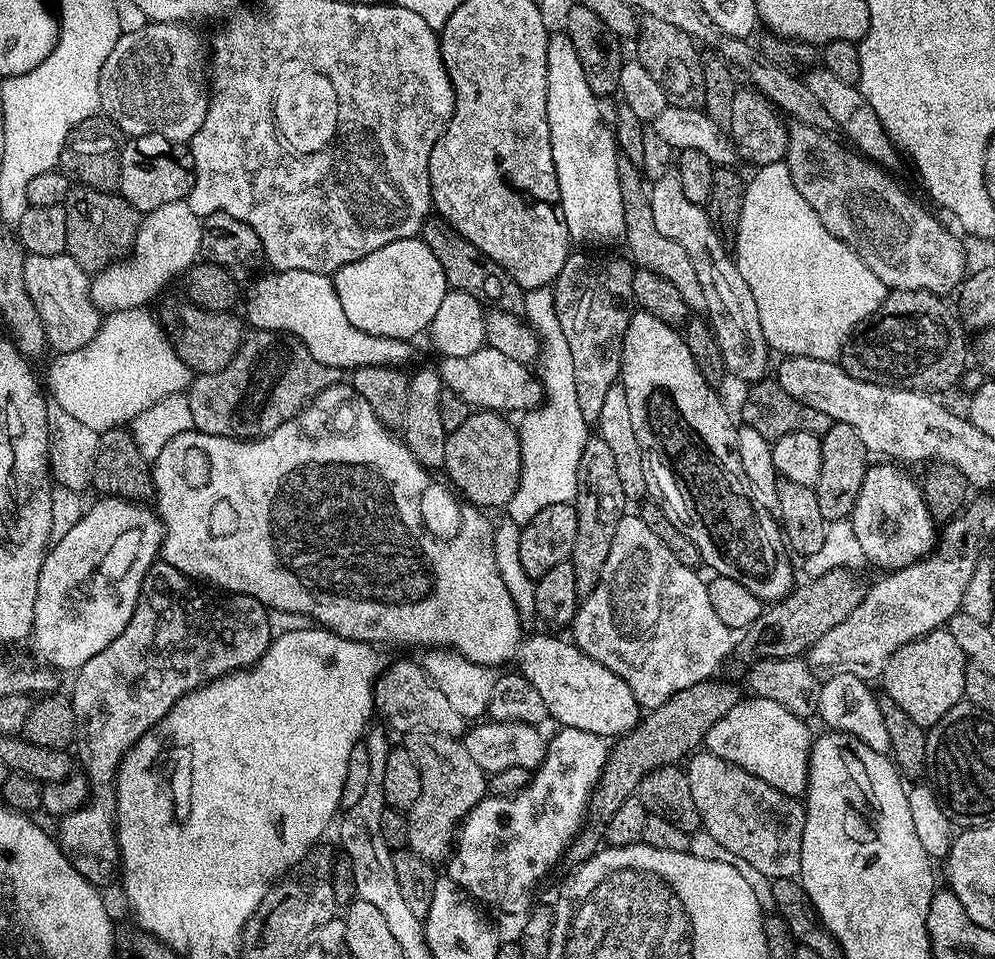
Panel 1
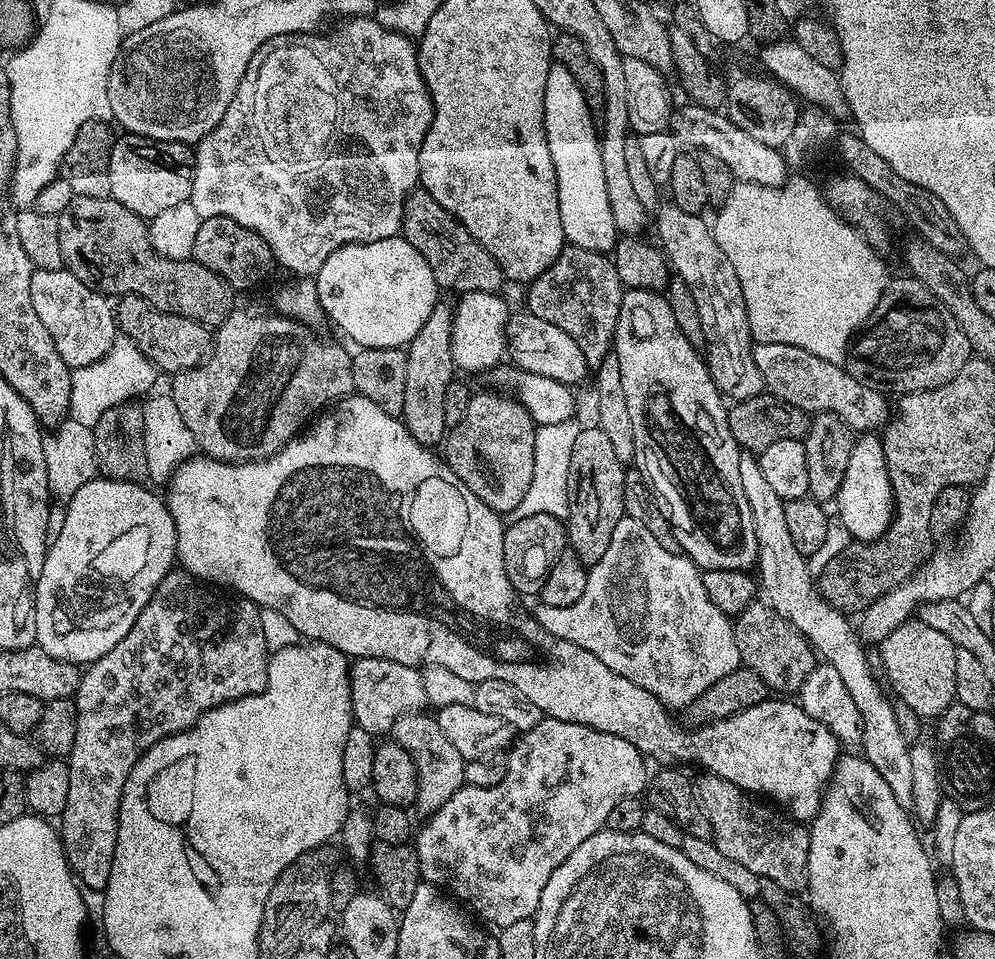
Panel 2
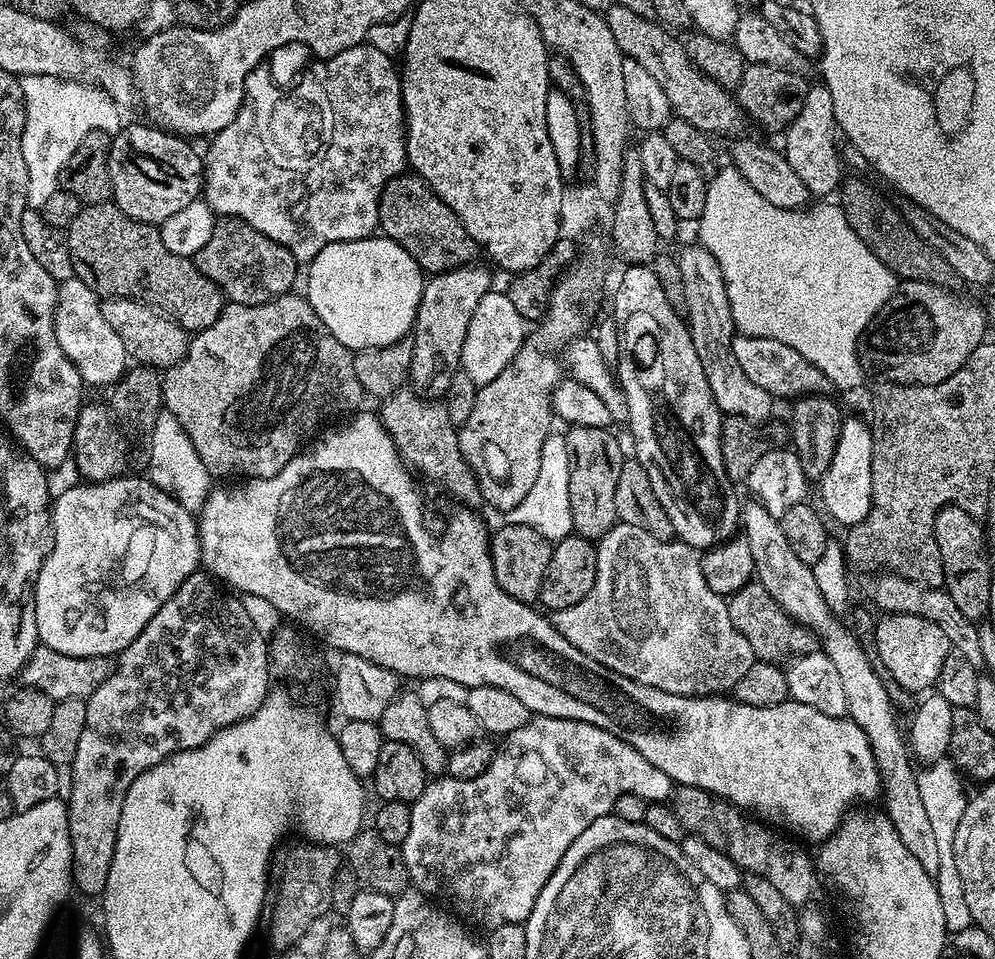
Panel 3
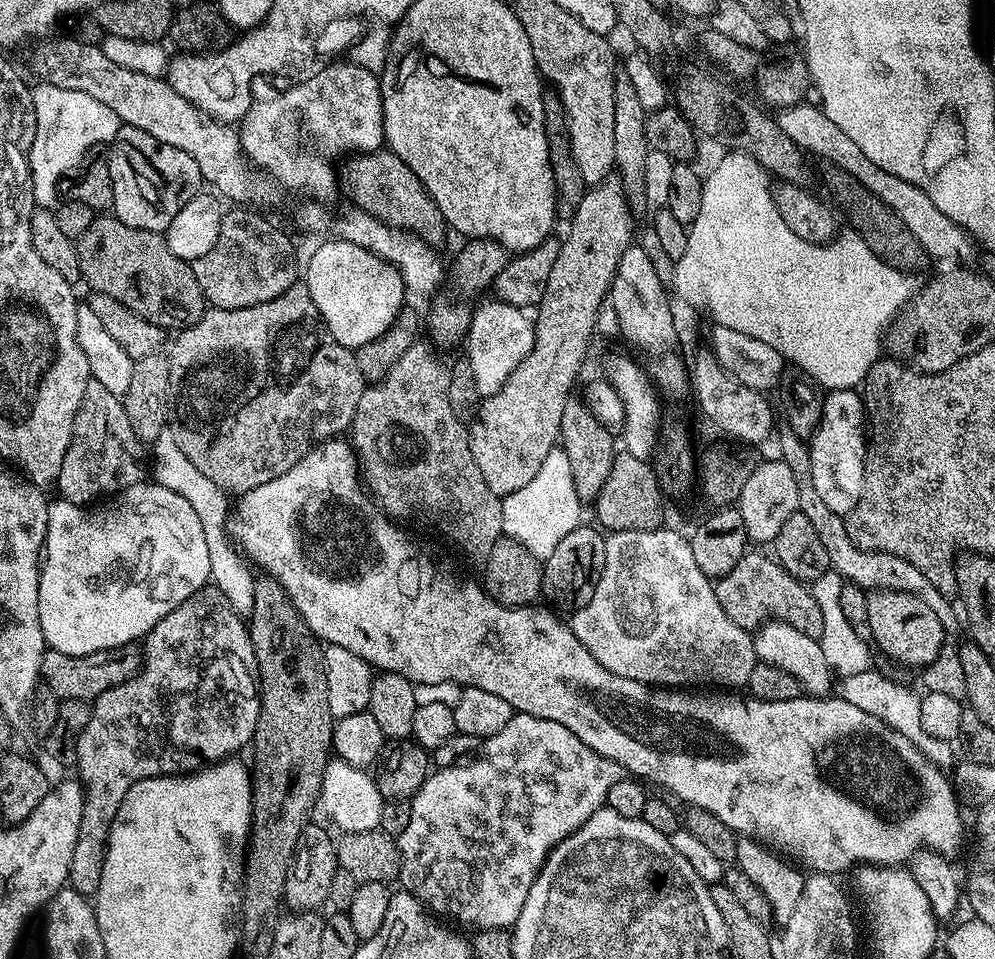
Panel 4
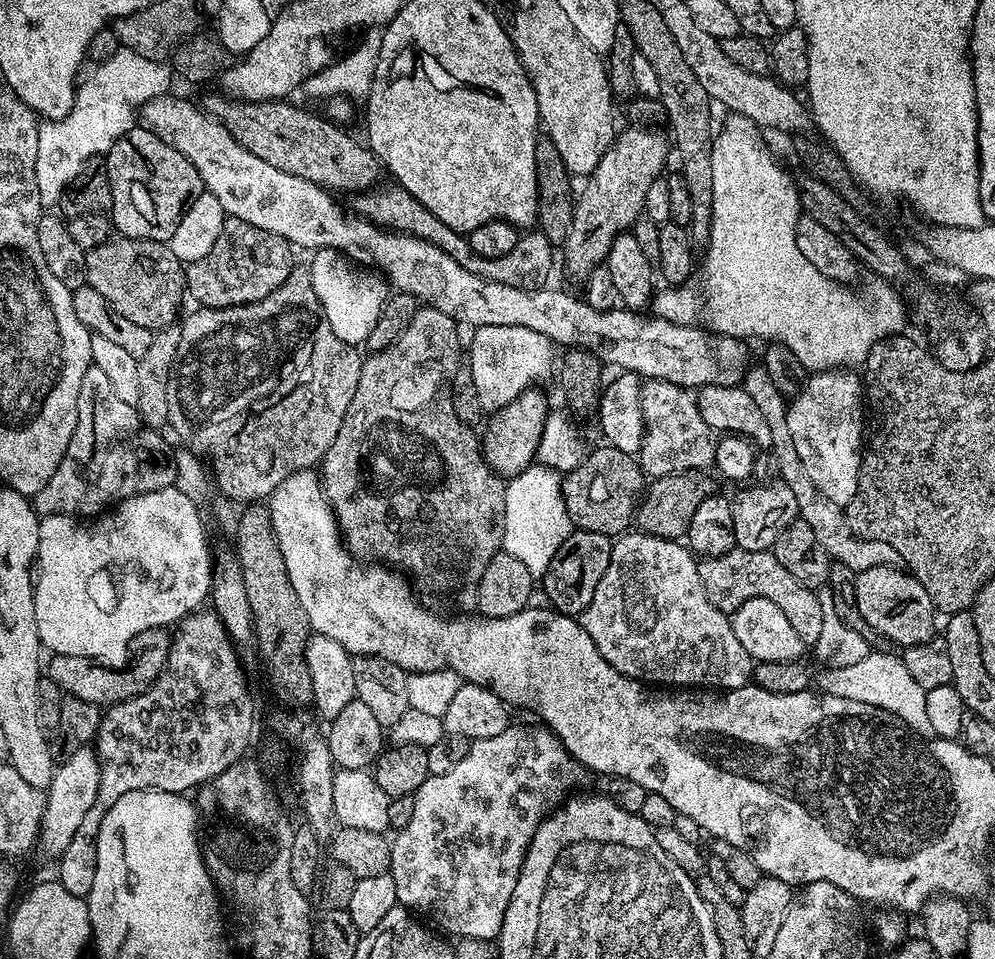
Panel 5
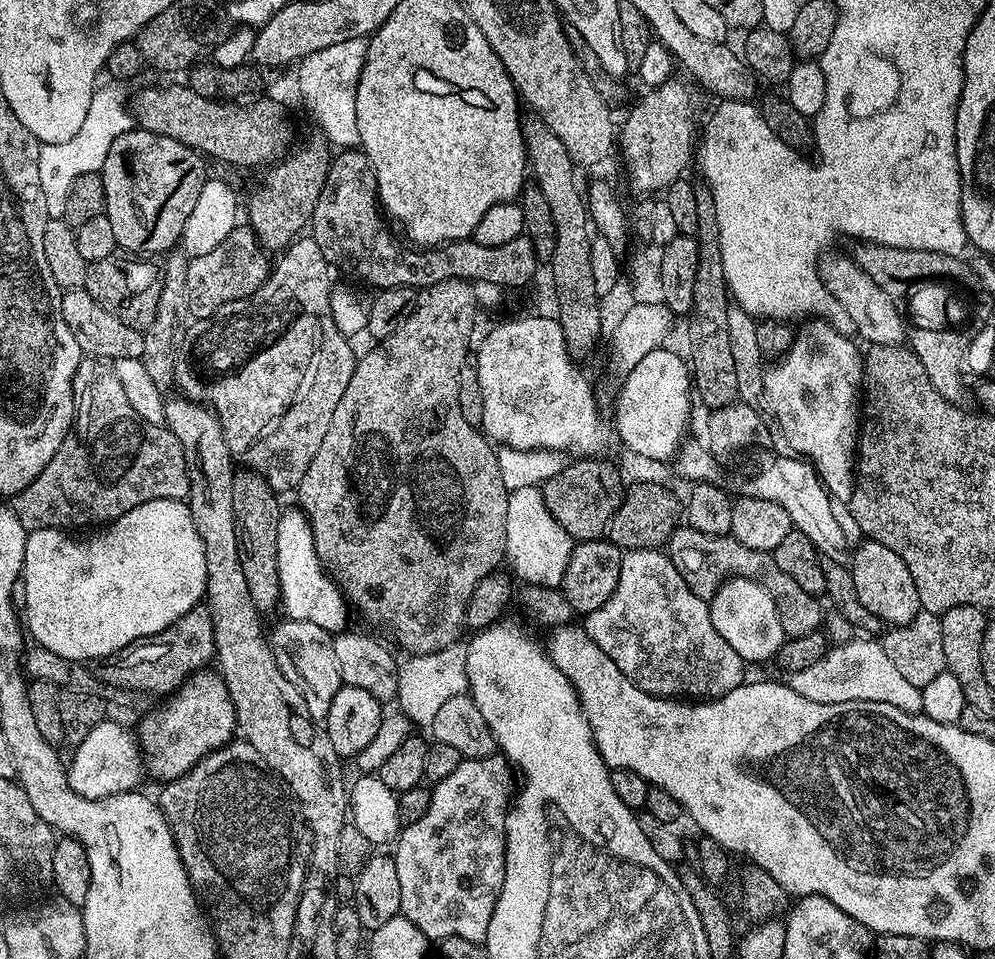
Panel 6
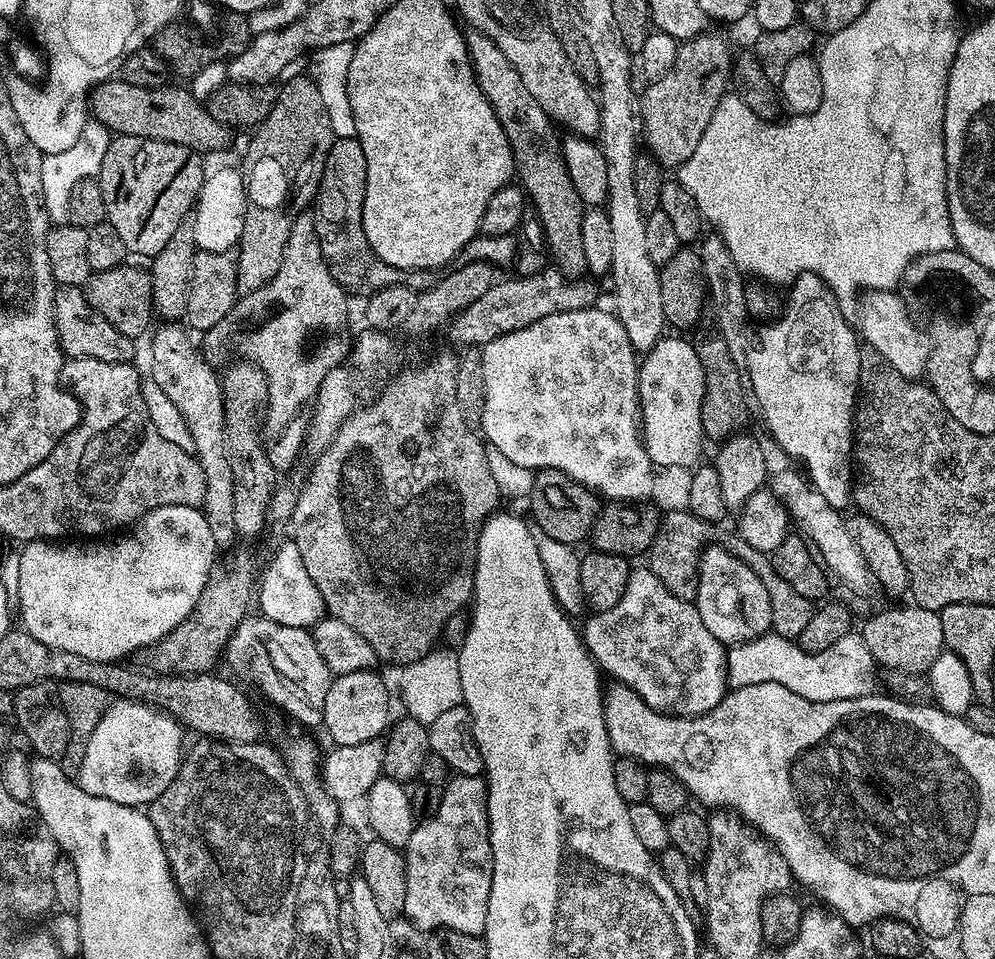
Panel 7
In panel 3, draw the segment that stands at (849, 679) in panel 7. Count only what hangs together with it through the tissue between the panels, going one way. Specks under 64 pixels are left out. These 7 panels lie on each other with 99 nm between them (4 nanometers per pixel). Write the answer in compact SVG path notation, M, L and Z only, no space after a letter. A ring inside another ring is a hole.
M948 758L933 760L927 766L921 767L916 781L918 794L922 797L922 806L930 821L930 831L933 832L938 845L938 870L934 879L938 898L942 901L942 918L946 918L946 930L949 934L955 934L973 927L970 905L966 902L966 890L962 890L962 878L958 874L958 865L954 863L954 833L958 830L962 810L966 810L970 796L969 793L964 793L965 781L960 769Z

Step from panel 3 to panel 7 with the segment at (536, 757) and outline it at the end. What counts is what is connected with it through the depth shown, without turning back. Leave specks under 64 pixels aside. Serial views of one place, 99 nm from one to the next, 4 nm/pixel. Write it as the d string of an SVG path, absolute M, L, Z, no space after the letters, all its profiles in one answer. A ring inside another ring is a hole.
M453 775L443 785L442 806L434 818L419 821L410 834L410 842L402 850L406 866L406 906L404 916L424 934L437 928L458 930L462 934L483 937L486 930L486 910L490 906L492 881L492 847L488 833L488 785L483 775Z

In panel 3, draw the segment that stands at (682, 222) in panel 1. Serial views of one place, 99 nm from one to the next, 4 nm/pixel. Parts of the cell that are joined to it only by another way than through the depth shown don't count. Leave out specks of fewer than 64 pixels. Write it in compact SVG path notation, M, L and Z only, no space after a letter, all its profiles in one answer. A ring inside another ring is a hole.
M696 242L686 245L680 254L678 253L678 261L689 307L686 323L692 335L694 350L698 350L702 370L706 373L706 382L710 382L710 394L714 394L714 402L724 416L741 416L757 422L767 421L771 417L768 415L772 412L774 398L766 390L762 390L762 386L754 386L754 382L750 382L750 378L742 374L738 358L734 358L730 302L718 262Z

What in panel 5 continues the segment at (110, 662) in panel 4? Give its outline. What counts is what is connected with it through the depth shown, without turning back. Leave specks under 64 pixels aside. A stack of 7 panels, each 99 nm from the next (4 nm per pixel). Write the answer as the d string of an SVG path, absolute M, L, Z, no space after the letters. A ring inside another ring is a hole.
M167 627L151 628L142 630L142 634L133 638L130 655L123 666L112 667L85 656L53 655L49 664L47 661L46 676L59 686L64 696L82 698L82 702L111 706L145 692L164 673L171 649L172 636L169 629Z

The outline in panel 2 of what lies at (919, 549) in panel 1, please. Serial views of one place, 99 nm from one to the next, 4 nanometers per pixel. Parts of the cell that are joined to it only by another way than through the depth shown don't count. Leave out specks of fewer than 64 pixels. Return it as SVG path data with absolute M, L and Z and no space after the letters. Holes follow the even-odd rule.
M869 430L855 437L850 450L850 463L846 466L846 474L842 478L834 507L840 511L838 519L849 531L853 541L879 540L891 526L894 505L888 463L884 457L883 441L875 431Z

